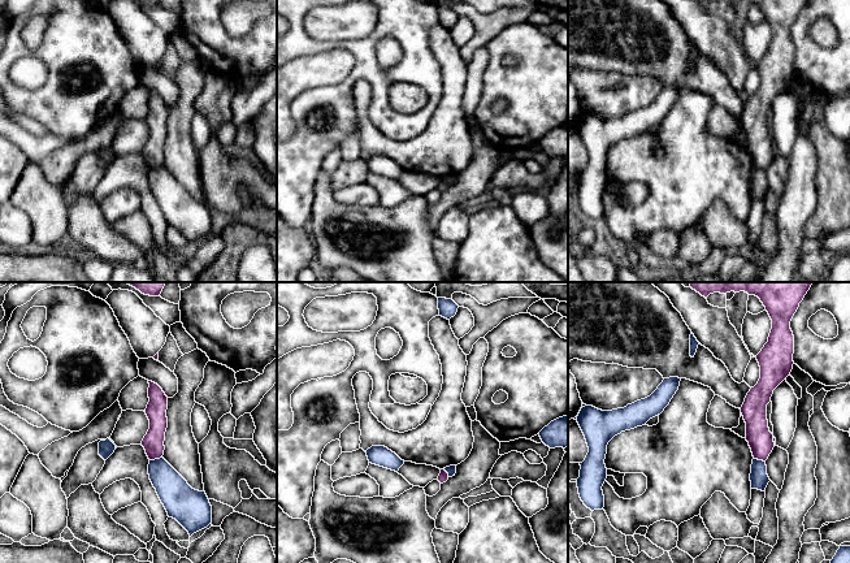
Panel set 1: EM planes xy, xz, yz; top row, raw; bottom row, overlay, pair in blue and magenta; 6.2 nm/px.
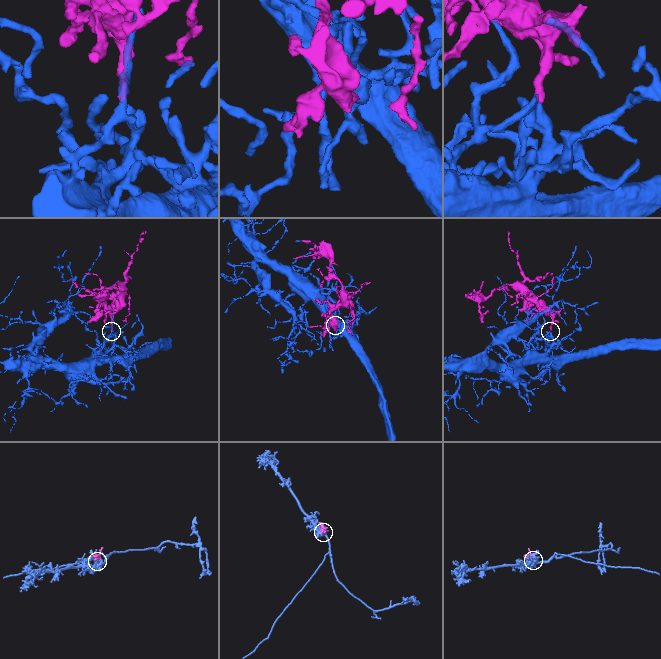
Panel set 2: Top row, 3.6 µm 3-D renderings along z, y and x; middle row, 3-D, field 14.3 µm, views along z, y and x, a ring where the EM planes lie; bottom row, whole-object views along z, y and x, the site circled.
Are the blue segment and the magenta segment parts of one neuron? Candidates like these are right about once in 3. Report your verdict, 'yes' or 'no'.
no

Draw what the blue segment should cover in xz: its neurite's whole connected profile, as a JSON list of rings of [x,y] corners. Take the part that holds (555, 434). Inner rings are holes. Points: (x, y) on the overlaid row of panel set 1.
[[[568,416],[551,421],[539,432],[542,442],[550,449],[568,446]]]

